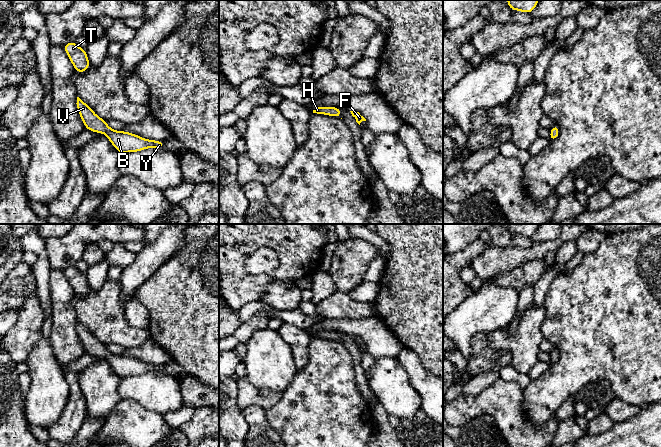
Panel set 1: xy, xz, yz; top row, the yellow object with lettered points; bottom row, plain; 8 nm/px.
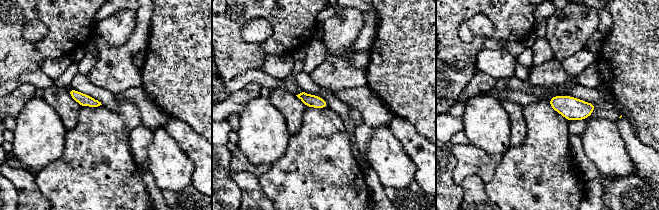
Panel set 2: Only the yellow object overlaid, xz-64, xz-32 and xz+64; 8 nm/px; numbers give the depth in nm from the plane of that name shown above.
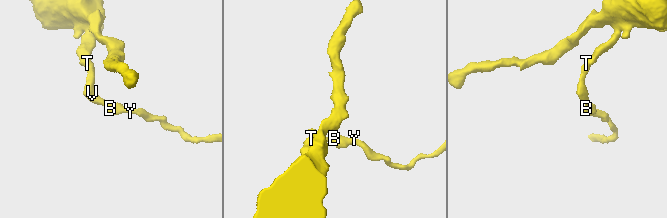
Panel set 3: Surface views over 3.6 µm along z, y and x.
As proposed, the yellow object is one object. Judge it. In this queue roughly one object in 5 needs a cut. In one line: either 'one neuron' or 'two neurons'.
one neuron

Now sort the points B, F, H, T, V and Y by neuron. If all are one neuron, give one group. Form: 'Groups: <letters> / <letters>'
Groups: B F H T V Y

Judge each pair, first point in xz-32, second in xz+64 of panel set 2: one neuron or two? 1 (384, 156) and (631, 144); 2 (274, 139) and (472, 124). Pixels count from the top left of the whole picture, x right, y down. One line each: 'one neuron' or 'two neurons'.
1: two neurons
2: one neuron

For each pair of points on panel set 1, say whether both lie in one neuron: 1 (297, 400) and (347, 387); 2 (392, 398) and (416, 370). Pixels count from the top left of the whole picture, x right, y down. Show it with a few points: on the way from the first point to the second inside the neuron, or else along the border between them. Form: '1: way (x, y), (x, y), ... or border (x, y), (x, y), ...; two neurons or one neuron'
1: way (309, 400), (318, 400), (331, 387), (335, 387); one neuron
2: border (396, 358), (406, 372), (410, 384), (421, 398); two neurons

